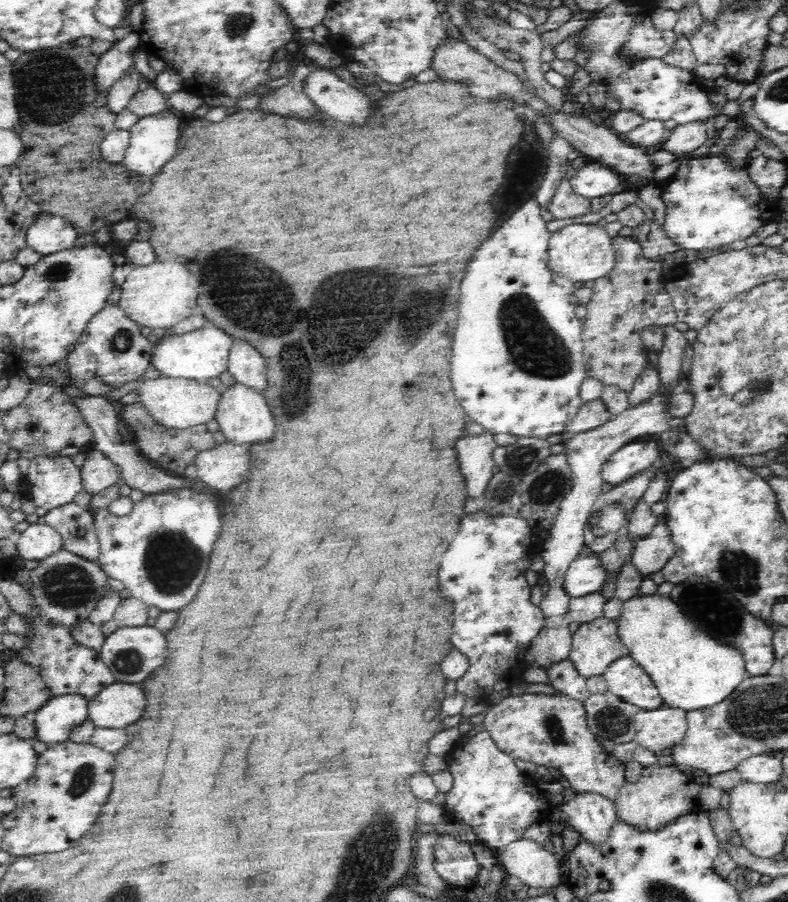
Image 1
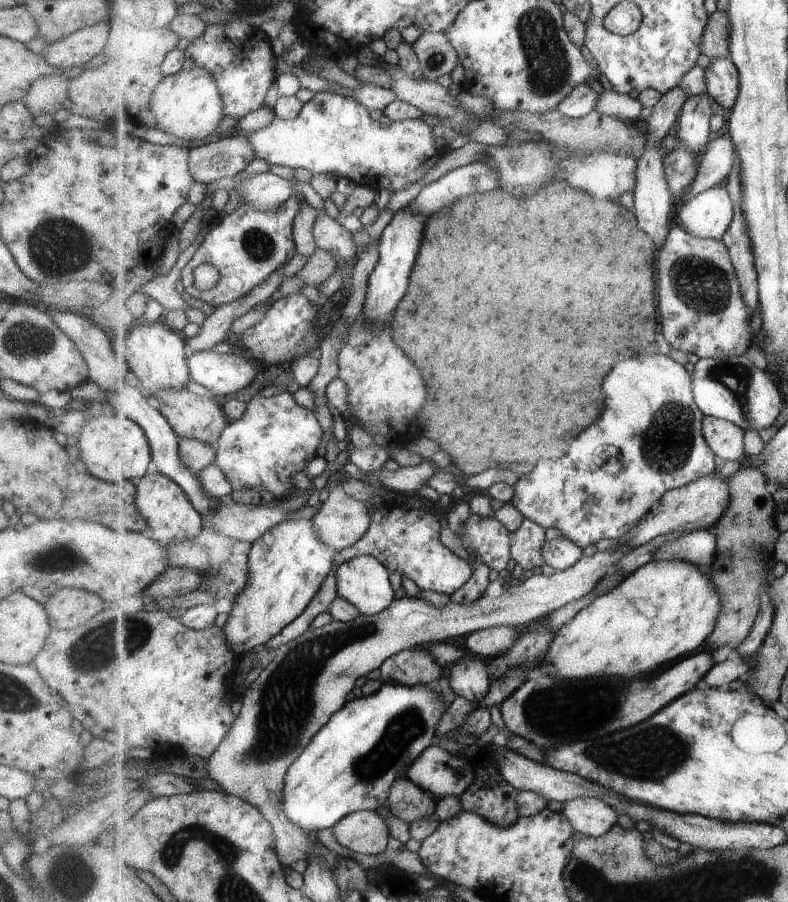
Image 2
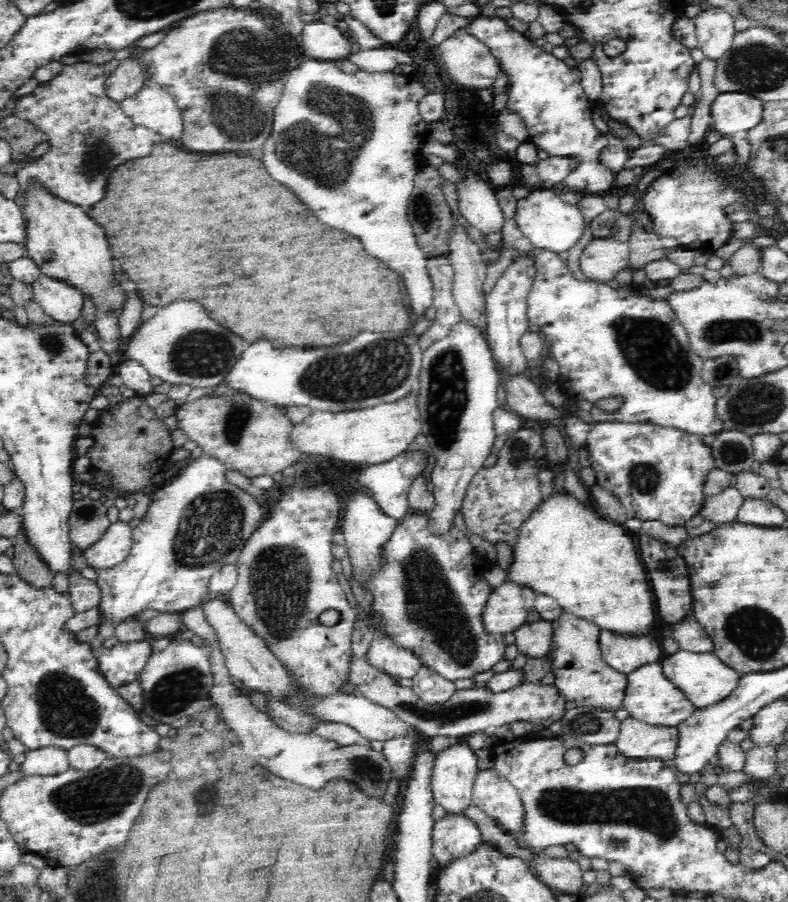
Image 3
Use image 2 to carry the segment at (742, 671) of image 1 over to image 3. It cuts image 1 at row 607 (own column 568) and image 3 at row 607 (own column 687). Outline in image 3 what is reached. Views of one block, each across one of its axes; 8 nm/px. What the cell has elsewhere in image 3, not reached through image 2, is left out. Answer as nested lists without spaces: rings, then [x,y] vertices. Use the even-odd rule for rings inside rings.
[[[556,493],[550,496],[545,495],[541,506],[534,512],[534,516],[530,516],[530,520],[526,520],[526,524],[522,527],[521,532],[522,534],[518,535],[518,544],[514,544],[512,547],[513,561],[507,572],[507,580],[526,585],[534,589],[537,594],[552,596],[552,598],[558,601],[564,613],[570,613],[578,618],[590,621],[596,624],[597,627],[600,627],[600,630],[612,631],[613,633],[626,635],[627,637],[641,638],[641,636],[650,636],[650,639],[660,640],[660,629],[663,624],[658,618],[657,609],[655,608],[655,598],[653,597],[652,586],[648,581],[646,567],[644,562],[640,560],[638,552],[636,552],[636,546],[634,546],[634,542],[632,542],[628,530],[623,525],[603,520],[593,509],[581,504],[581,502],[572,495]]]

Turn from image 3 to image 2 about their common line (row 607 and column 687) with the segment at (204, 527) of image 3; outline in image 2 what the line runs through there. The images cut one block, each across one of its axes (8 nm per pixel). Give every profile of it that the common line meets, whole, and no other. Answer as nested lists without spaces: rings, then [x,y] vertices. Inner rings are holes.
[[[708,92],[690,96],[679,115],[679,122],[674,130],[674,134],[678,137],[679,146],[671,151],[665,163],[665,178],[669,182],[669,188],[671,188],[671,194],[673,194],[676,203],[691,192],[693,182],[697,178],[700,157],[706,151],[707,145],[714,135],[712,132],[714,115],[713,110],[711,110],[711,99],[714,100]]]

